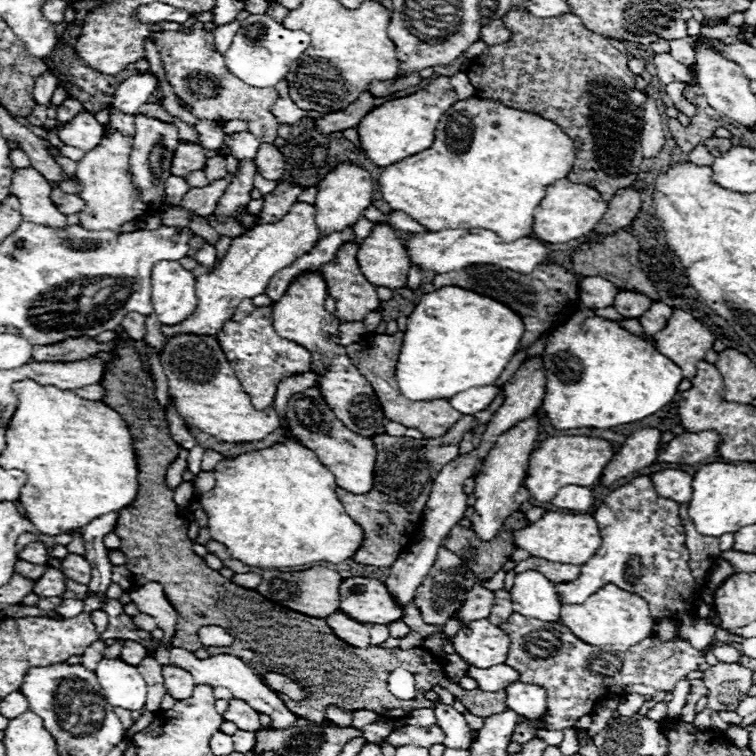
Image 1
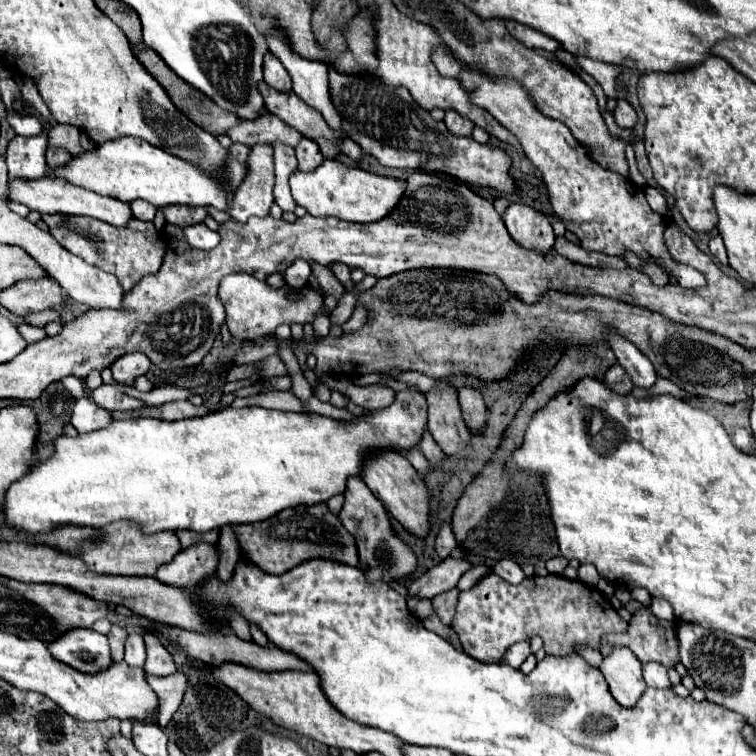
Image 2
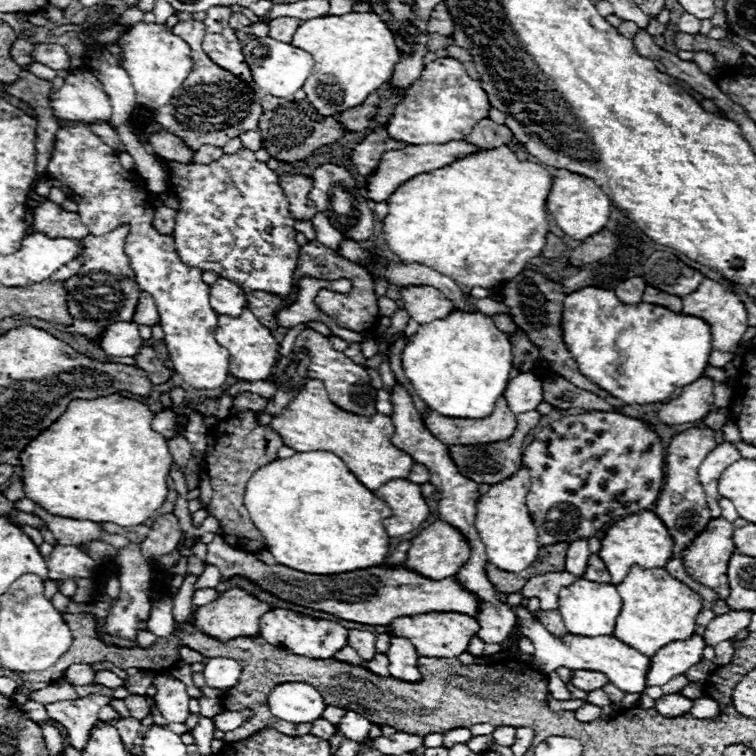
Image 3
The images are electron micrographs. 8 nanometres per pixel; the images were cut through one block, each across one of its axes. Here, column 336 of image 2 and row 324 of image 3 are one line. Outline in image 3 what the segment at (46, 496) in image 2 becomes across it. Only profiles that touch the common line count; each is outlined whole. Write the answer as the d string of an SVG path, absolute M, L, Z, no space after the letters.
M454 310L450 318L420 324L418 332L406 340L402 350L402 368L414 392L428 404L430 410L448 418L486 418L494 412L496 400L504 394L508 384L512 370L512 344L508 336L494 326L490 316Z

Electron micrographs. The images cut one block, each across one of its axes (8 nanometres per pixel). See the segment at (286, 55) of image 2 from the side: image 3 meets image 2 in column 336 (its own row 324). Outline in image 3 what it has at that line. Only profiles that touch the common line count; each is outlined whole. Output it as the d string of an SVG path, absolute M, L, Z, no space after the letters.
M114 322L114 326L108 326L106 334L102 334L102 350L108 356L134 358L142 346L146 346L146 340L140 338L134 322Z

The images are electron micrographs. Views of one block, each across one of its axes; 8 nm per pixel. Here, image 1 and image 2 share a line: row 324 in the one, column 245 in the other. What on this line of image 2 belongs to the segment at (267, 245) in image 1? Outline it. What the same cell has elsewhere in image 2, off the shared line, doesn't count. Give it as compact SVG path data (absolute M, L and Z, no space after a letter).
M256 144L250 150L246 160L248 174L244 182L238 186L228 214L236 222L246 222L250 216L268 216L270 206L274 202L274 162L272 162L272 146Z

